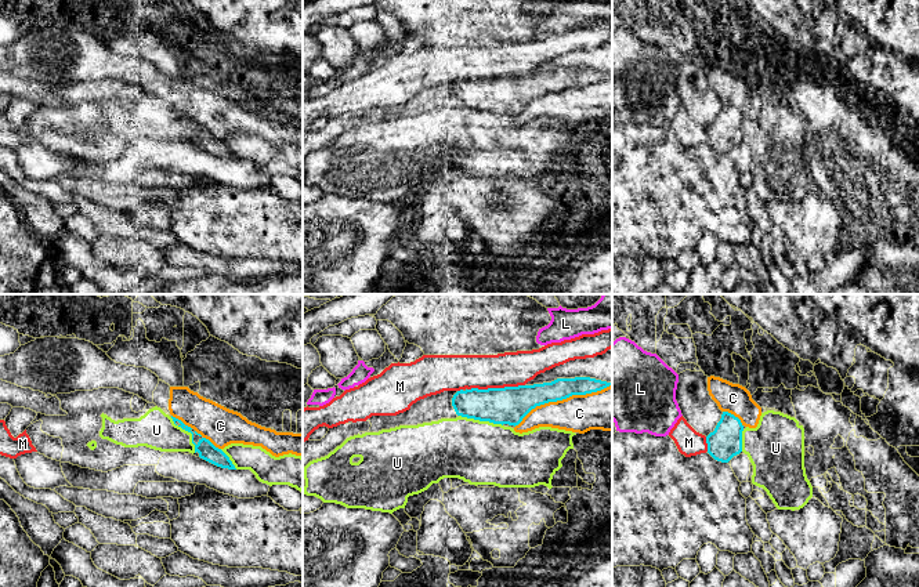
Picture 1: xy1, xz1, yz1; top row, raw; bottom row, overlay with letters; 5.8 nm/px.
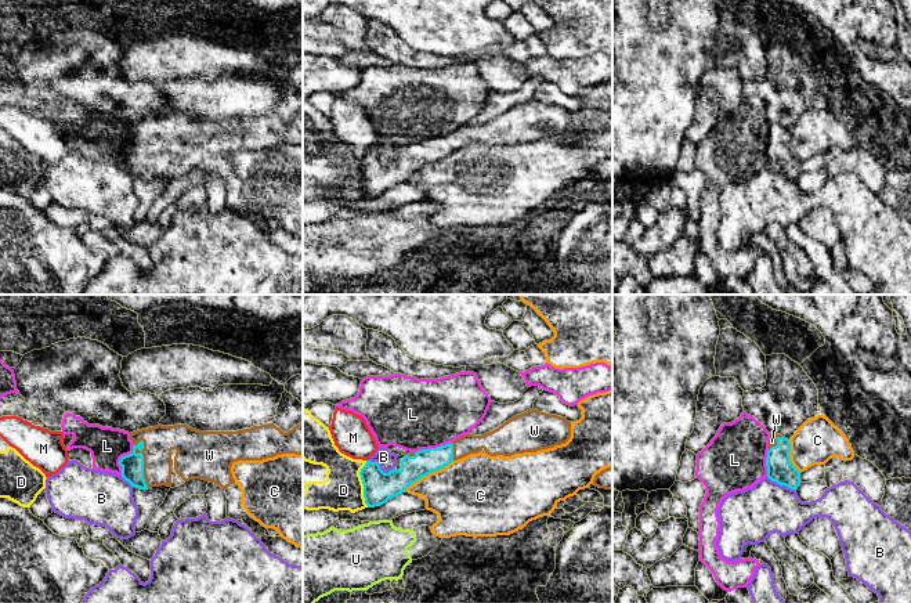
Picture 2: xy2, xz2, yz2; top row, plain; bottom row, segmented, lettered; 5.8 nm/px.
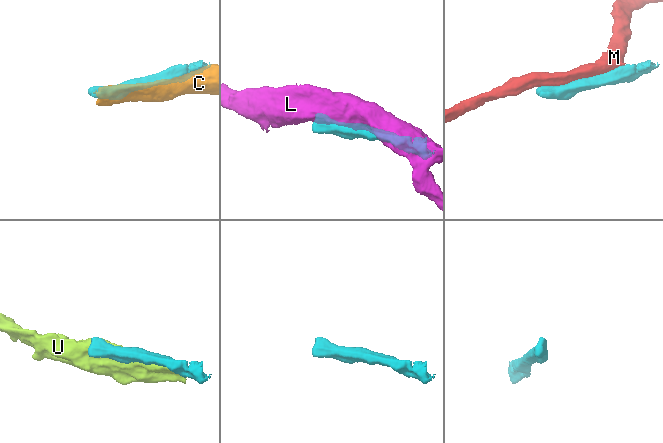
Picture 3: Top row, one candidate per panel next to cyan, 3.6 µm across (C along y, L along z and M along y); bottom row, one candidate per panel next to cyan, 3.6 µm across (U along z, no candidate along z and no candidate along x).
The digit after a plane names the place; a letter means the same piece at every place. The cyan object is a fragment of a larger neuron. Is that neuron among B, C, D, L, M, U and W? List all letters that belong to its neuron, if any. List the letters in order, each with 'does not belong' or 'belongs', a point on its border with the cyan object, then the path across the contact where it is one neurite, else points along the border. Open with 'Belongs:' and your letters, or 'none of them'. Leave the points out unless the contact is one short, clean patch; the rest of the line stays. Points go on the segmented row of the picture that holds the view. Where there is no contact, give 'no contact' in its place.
Belongs: W
B: does not belong; meets cyan in xz2 at (379, 468)
C: does not belong; meets cyan in xz1 at (563, 398)
D: does not belong; meets cyan in xz2 at (362, 483)
L: does not belong; meets cyan in xy2 at (120, 458); border along xy2 (133, 444), (133, 450), (119, 459), (120, 476)
M: does not belong; meets cyan in xz1 at (495, 388)
U: does not belong; meets cyan in xz1 at (481, 420)
W: belongs; meets cyan in xy2 at (143, 464)

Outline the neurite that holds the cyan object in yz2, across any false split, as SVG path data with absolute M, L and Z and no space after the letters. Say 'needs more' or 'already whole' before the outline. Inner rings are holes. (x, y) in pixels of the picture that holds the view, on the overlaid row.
needs more; M770 434L766 458L767 477L780 485L798 490L800 473L791 462L791 443L781 434Z

